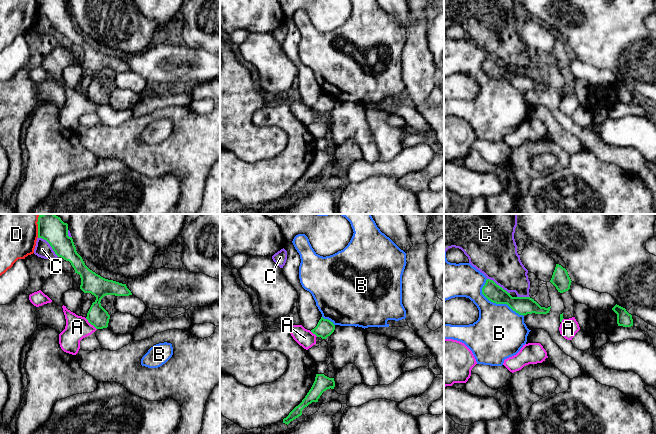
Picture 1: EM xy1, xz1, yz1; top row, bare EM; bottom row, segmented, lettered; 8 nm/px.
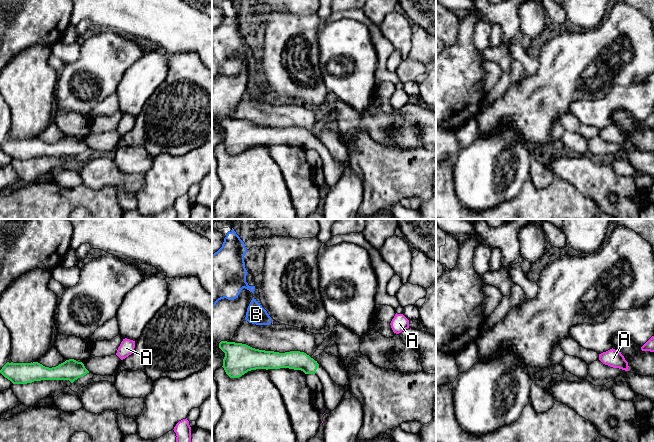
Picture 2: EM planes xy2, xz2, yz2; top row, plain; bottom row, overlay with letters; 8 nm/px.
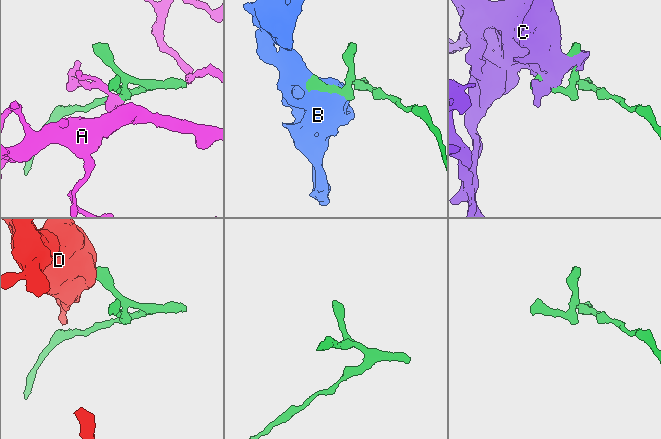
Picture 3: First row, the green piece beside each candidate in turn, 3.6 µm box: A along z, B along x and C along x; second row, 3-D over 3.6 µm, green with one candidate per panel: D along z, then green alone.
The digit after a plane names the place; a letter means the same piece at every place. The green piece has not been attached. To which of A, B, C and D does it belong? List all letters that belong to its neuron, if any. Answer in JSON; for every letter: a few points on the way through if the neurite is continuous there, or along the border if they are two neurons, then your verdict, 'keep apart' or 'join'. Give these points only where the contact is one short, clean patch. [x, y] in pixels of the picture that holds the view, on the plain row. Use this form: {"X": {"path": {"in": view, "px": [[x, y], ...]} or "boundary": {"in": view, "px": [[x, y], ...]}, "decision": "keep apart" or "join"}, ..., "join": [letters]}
{"A": {"boundary": {"in": "xy1", "px": [[85, 94], [96, 105]]}, "decision": "keep apart"}, "B": {"decision": "keep apart"}, "C": {"decision": "keep apart"}, "D": {"boundary": {"in": "xy1", "px": [[37, 0], [38, 13]]}, "decision": "keep apart"}, "join": []}

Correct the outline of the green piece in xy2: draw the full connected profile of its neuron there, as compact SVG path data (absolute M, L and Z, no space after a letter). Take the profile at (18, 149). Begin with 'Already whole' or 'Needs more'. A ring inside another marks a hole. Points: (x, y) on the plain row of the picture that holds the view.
Already whole. M69 135L52 144L45 143L38 138L7 138L0 146L0 149L13 160L27 160L41 156L69 156L73 159L89 147L82 138Z

